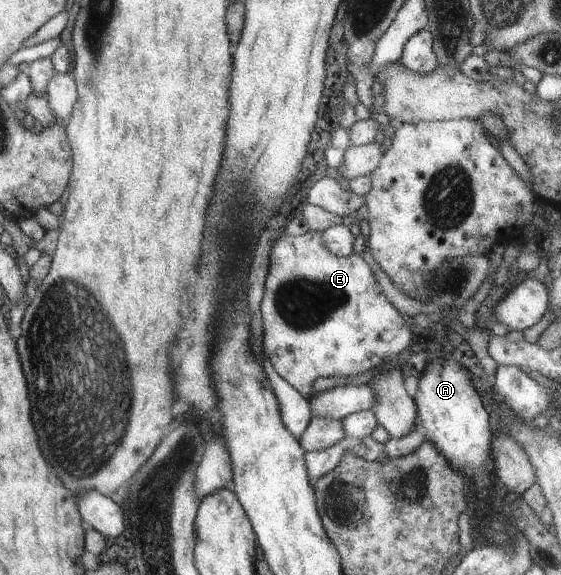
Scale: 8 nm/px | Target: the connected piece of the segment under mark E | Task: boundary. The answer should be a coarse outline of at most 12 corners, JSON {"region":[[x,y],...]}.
{"region":[[321,233],[273,241],[263,359],[317,377],[389,361],[414,337],[367,263]]}

